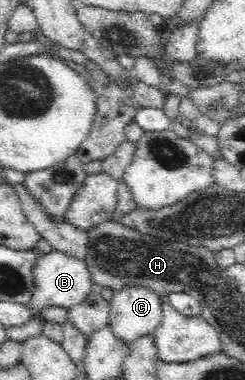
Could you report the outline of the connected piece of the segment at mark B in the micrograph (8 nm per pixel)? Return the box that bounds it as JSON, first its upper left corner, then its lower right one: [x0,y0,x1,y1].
[27,250,95,313]

